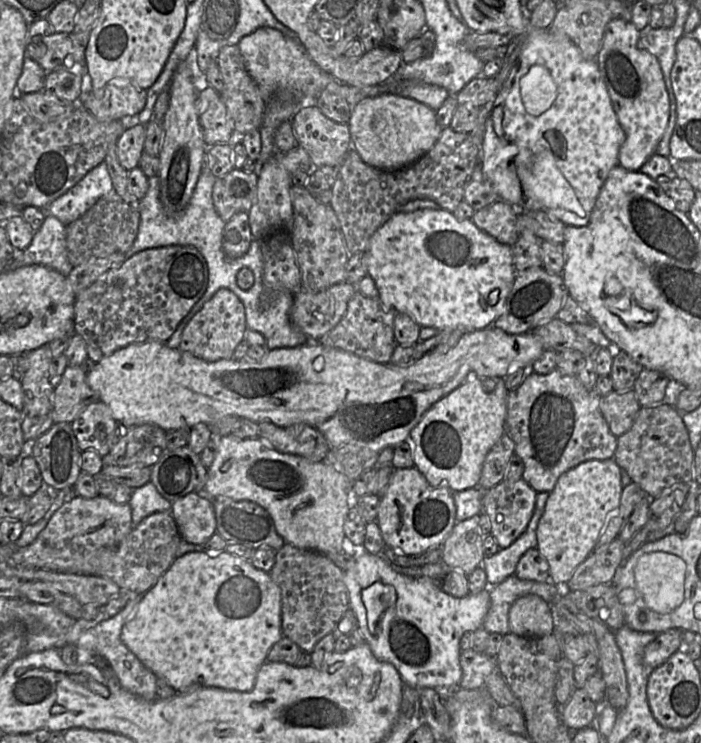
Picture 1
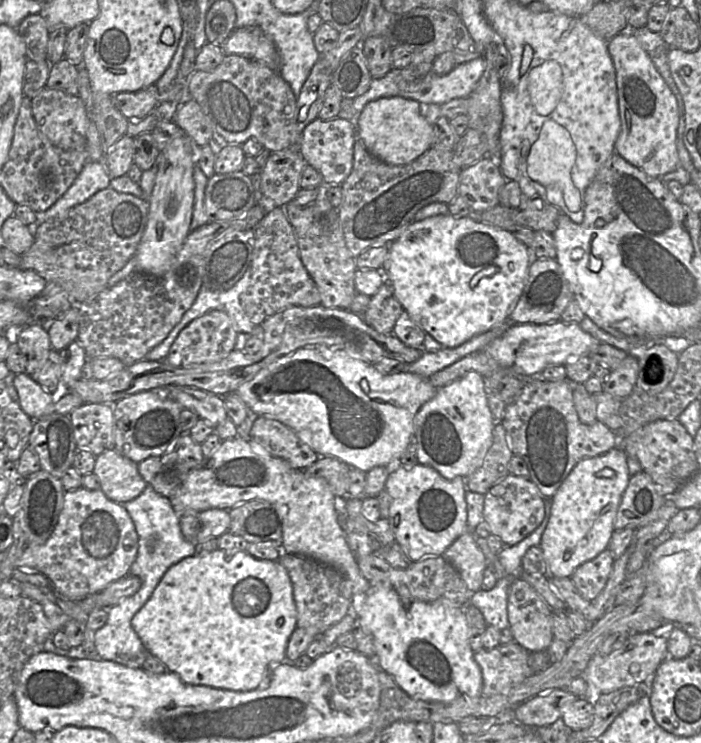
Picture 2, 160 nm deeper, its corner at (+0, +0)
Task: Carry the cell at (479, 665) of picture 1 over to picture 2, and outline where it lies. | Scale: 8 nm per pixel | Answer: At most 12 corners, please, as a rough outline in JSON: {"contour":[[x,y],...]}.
{"contour":[[516,642],[475,652],[482,695],[503,694],[533,675]]}

